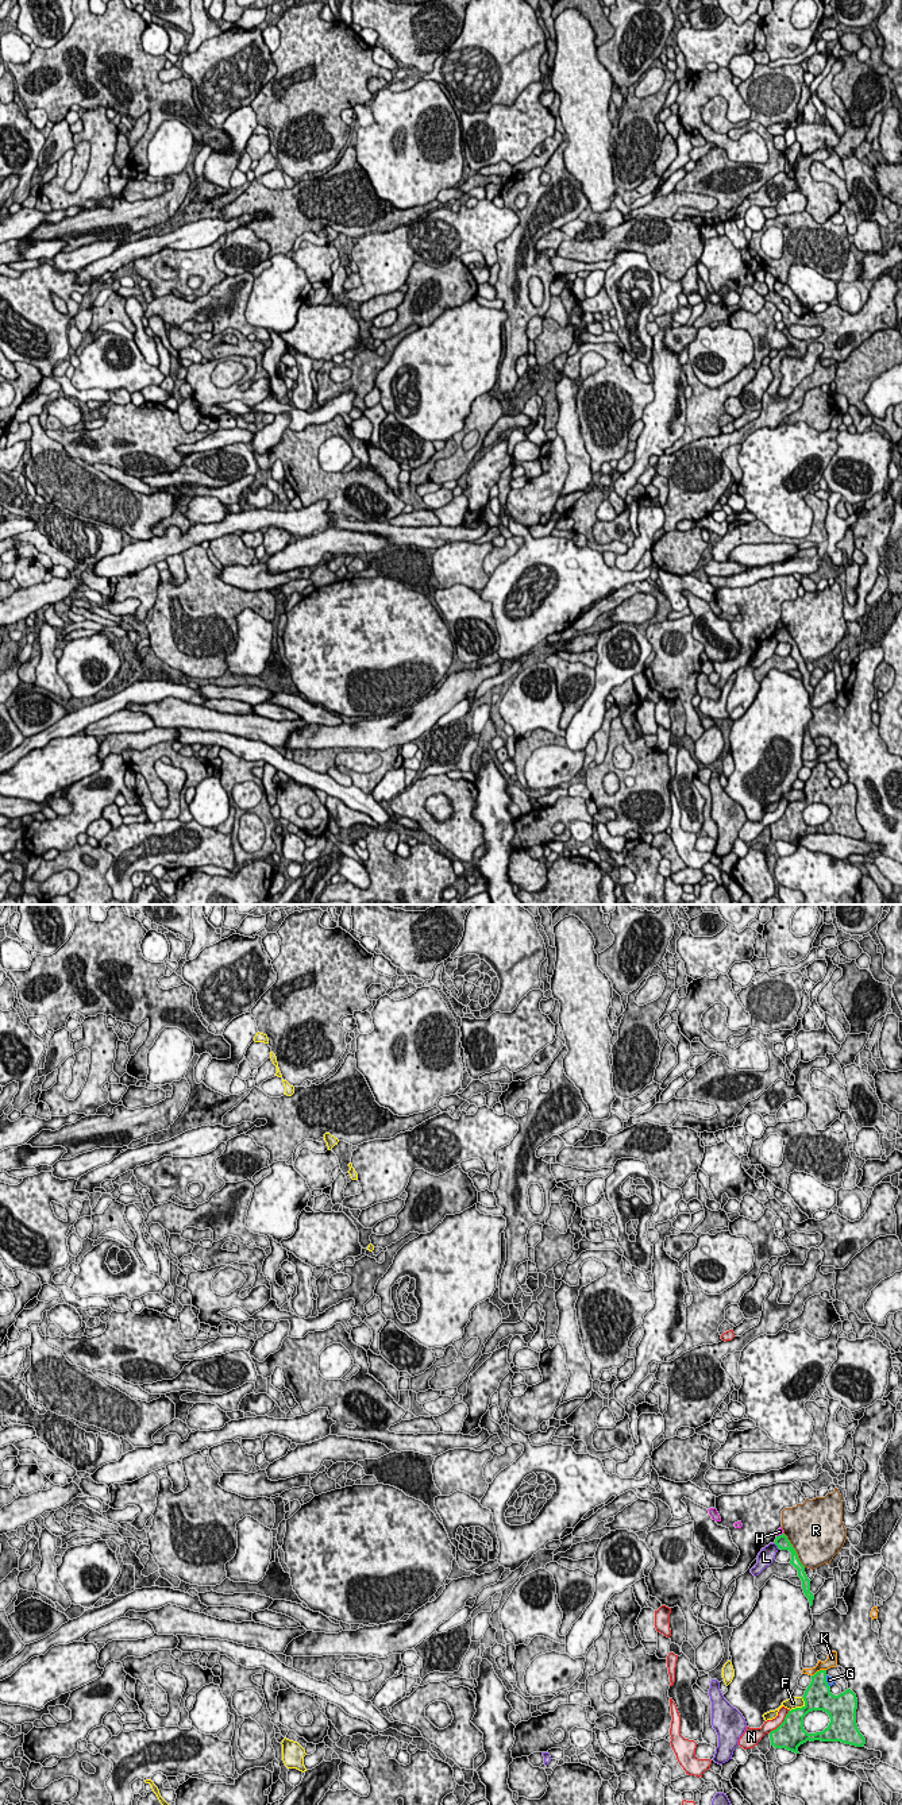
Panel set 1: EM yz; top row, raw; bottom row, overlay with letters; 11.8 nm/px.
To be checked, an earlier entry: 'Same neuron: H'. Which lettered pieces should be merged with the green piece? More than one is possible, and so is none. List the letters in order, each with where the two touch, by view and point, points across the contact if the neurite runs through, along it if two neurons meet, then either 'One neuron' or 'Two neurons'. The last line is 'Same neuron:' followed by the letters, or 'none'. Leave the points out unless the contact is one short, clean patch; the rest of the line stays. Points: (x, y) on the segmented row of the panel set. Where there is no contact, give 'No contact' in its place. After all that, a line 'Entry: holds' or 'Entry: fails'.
F: Touches green at yz (800, 1708). Two neurons
G: Touches green at yz (825, 1681). Two neurons
H: Touches green at yz (779, 1535). Boundary: yz (782, 1532), (777, 1537). Two neurons
K: Touches green at yz (820, 1670). Boundary: yz (825, 1669), (820, 1669), (812, 1676). Two neurons
L: Touches green at yz (777, 1545). Boundary: yz (774, 1543), (778, 1549). Two neurons
N: Touches green at yz (782, 1723). Two neurons
R: Touches green at yz (794, 1550). Two neurons
Same neuron: none
Entry: fails

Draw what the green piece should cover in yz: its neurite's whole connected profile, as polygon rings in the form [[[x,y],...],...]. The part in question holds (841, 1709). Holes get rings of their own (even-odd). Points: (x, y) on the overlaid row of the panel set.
[[[826,1670],[812,1675],[802,1698],[805,1705],[789,1710],[785,1721],[770,1732],[771,1746],[799,1754],[798,1747],[807,1740],[841,1742],[856,1747],[866,1744],[856,1724],[856,1694],[851,1689],[839,1696],[832,1694],[826,1682]],[[813,1710],[824,1710],[830,1717],[829,1725],[822,1732],[807,1733],[803,1728],[803,1717]]]

